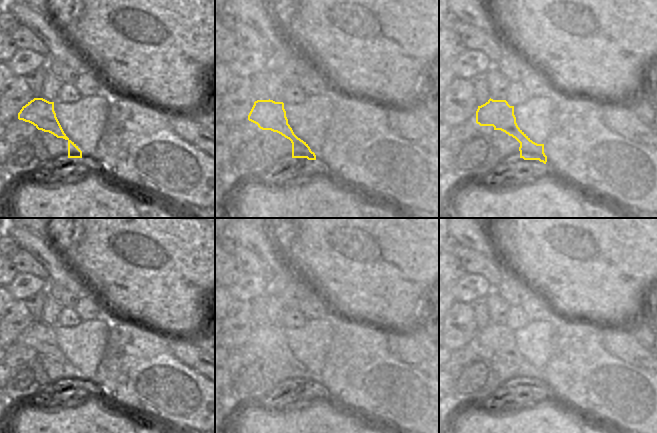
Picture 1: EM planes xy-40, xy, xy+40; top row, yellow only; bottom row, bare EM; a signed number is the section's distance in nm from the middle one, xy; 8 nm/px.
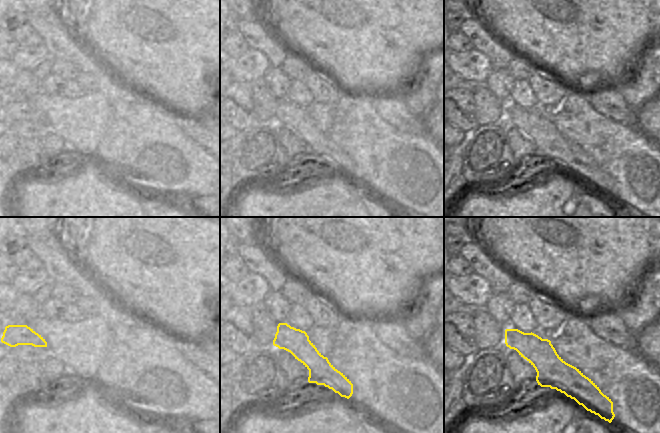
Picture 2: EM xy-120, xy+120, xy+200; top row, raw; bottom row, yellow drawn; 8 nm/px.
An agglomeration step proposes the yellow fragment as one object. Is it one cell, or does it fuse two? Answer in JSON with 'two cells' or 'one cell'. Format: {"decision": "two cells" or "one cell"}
{"decision": "two cells"}

